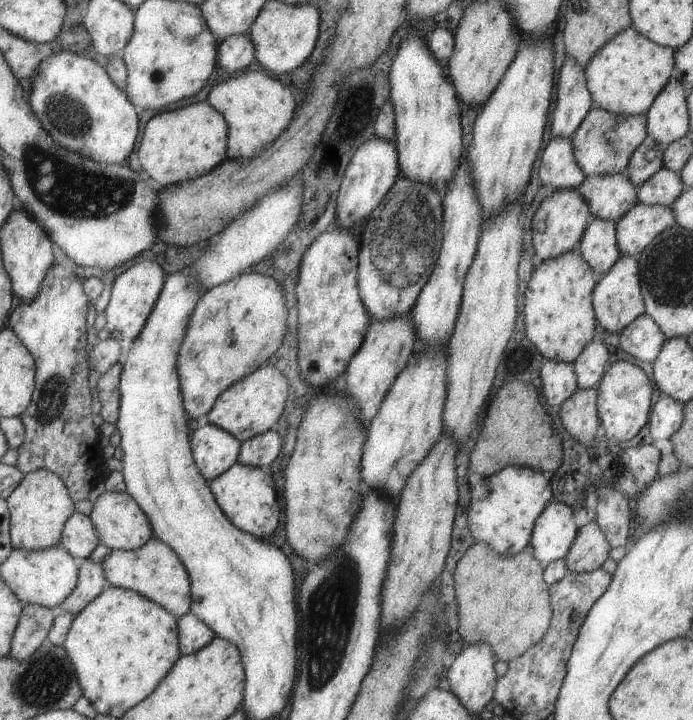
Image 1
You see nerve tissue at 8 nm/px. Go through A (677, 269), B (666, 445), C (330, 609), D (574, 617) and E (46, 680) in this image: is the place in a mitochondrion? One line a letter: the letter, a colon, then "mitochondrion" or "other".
A: mitochondrion
B: other
C: mitochondrion
D: other
E: mitochondrion

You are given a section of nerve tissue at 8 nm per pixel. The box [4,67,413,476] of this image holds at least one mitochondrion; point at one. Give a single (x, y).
(70, 190)

